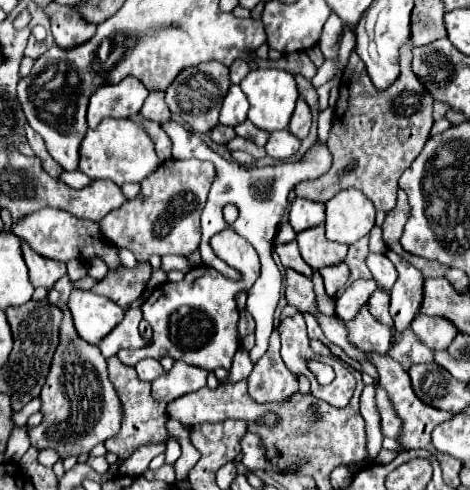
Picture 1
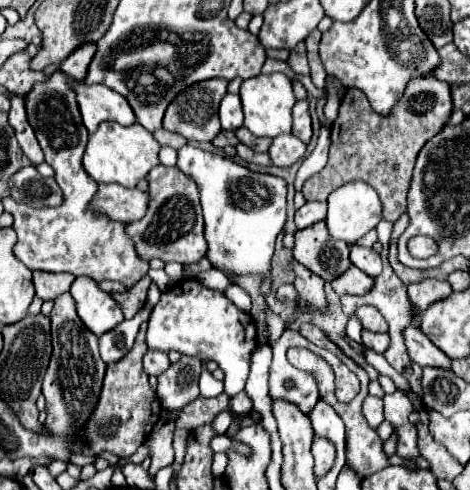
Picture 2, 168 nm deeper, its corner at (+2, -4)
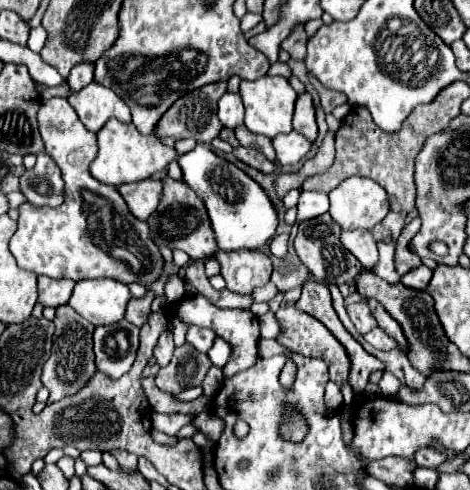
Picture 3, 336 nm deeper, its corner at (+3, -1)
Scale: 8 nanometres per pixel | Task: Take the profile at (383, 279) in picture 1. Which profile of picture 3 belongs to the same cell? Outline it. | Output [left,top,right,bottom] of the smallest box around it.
[340,230,378,268]

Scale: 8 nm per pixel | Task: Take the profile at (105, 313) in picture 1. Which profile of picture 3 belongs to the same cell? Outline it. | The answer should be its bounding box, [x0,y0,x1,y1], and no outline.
[68,278,130,326]

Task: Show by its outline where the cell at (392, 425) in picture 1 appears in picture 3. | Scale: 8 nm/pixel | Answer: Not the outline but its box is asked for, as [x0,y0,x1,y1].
[414,450,450,468]

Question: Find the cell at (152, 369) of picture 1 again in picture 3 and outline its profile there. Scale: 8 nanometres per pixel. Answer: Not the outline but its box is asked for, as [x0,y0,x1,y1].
[154,330,174,366]

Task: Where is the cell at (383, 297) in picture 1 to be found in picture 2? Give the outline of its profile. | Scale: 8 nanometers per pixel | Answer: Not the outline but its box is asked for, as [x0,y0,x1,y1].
[355,305,387,333]

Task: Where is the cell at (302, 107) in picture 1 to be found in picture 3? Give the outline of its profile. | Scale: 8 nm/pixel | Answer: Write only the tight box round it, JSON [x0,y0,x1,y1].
[294,92,318,142]

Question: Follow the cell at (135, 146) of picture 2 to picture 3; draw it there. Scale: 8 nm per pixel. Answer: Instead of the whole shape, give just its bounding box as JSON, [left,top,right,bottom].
[90,118,178,184]

